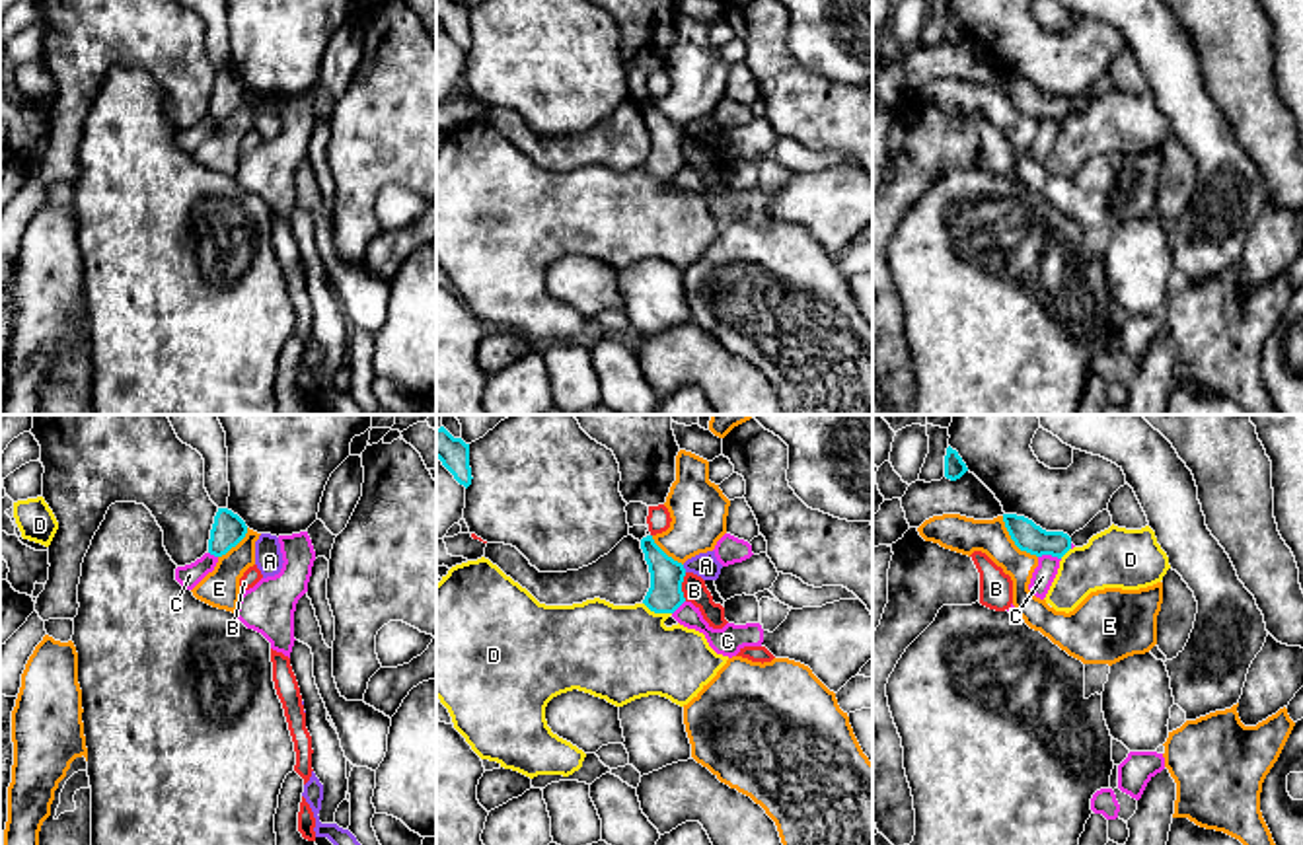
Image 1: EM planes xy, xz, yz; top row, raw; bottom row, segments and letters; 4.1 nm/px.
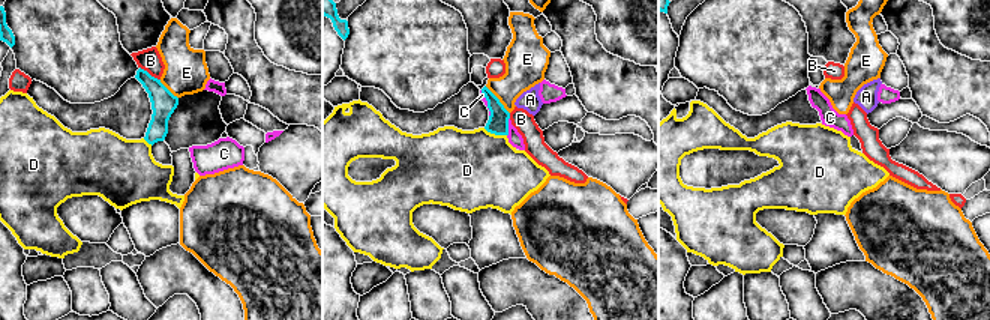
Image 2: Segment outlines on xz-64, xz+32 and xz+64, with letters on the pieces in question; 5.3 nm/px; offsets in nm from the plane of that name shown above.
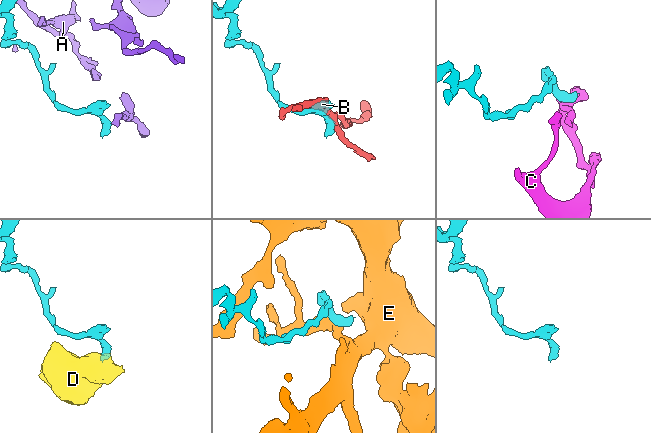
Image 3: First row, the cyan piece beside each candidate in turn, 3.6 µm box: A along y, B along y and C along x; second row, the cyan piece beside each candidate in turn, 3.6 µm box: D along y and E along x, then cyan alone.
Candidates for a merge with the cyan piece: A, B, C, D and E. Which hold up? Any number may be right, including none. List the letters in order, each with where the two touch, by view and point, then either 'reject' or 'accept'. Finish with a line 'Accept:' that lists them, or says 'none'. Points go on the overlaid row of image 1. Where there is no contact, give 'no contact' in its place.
A: xz (684, 569) | reject
B: xz (680, 587) | reject
C: yz (1050, 553) | reject
D: xz (657, 612) | reject
E: yz (1013, 540) | reject
Accept: none

